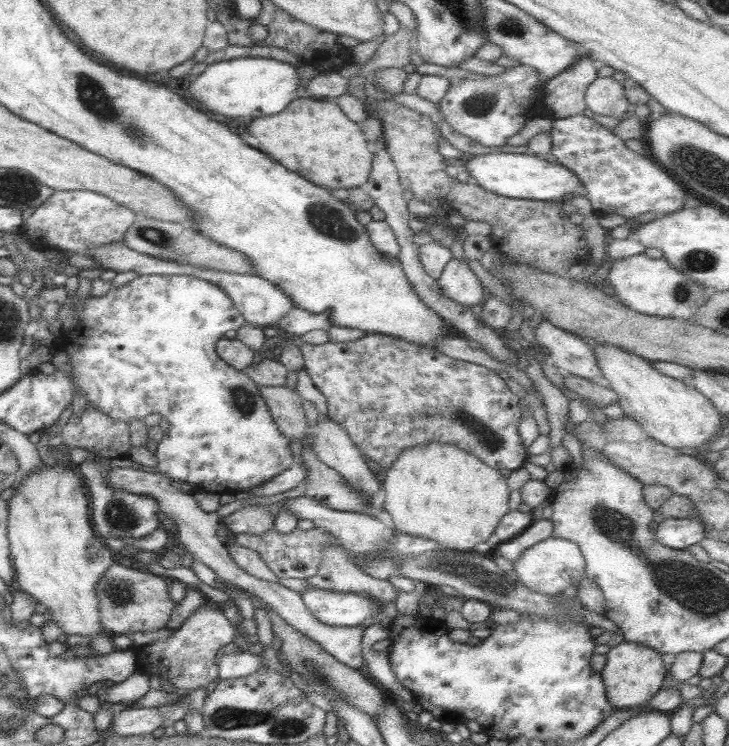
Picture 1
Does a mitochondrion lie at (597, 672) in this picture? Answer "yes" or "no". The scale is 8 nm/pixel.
no

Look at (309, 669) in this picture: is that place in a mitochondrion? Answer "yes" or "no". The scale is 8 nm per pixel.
yes

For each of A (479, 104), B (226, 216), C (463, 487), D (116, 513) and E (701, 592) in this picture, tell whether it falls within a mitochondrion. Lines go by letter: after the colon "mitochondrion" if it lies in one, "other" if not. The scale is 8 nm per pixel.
A: mitochondrion
B: other
C: other
D: mitochondrion
E: mitochondrion

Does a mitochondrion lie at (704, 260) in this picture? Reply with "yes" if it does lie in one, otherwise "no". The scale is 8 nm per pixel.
yes

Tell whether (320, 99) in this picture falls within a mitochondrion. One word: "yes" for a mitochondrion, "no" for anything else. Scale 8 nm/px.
no

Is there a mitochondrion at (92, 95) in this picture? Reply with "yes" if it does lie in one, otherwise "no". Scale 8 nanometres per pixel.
yes

